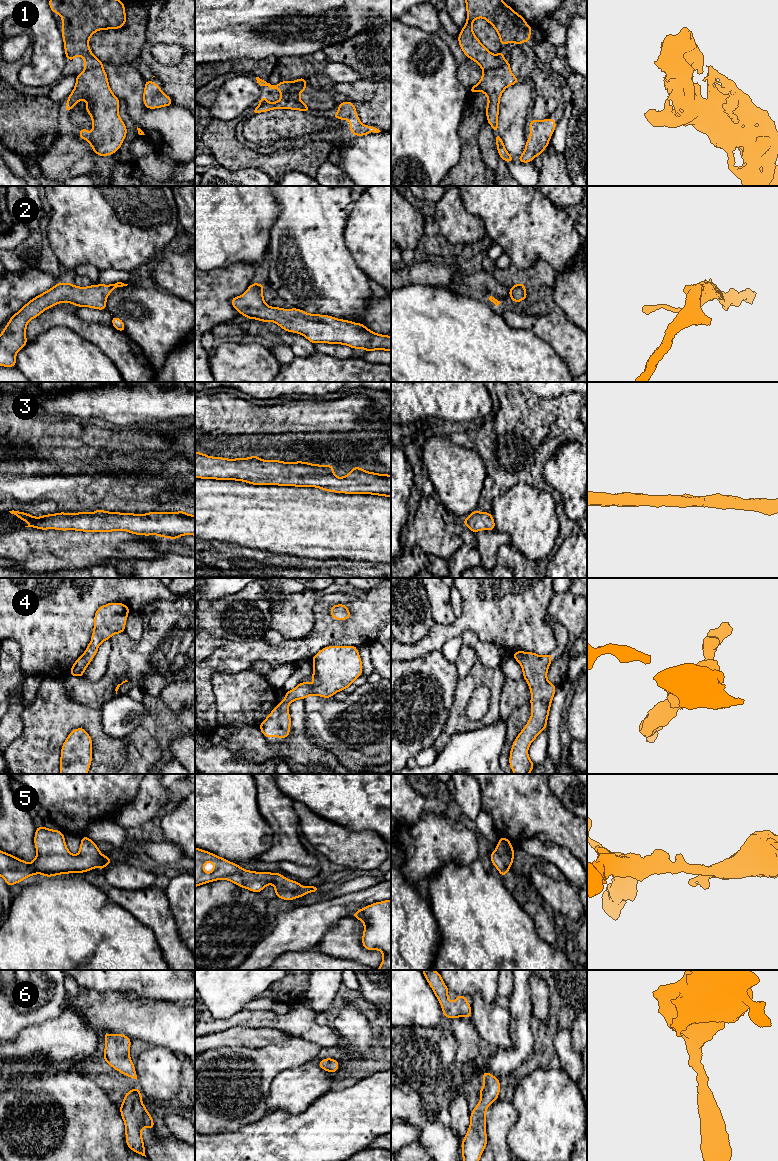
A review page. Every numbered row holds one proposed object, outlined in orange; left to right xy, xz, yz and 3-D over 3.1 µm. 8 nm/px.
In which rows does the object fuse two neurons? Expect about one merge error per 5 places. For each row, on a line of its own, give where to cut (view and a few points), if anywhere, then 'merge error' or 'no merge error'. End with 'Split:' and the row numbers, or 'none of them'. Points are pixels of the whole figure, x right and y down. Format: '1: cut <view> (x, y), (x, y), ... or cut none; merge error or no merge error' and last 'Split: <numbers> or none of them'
1: cut yz (504, 60), (499, 66), (483, 71); merge error
2: cut none; no merge error
3: cut none; no merge error
4: cut none; no merge error
5: cut none; no merge error
6: cut none; no merge error
Split: 1

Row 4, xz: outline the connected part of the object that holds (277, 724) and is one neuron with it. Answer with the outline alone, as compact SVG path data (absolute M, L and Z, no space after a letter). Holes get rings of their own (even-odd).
M328 646L321 649L312 658L314 672L310 679L316 681L315 684L301 682L294 689L285 693L285 699L271 711L267 718L260 724L259 729L265 738L279 737L287 738L290 733L291 717L288 708L291 702L304 700L310 695L316 695L331 699L331 696L339 691L343 691L352 685L353 681L362 676L362 661L358 653L357 646Z

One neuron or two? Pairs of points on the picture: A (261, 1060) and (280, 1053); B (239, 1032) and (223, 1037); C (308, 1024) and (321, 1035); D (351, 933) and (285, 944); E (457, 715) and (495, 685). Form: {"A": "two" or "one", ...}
{"A": "one", "B": "one", "C": "one", "D": "two", "E": "one"}

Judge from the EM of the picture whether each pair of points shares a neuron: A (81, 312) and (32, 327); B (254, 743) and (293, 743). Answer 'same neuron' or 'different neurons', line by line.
A: different neurons
B: same neuron

